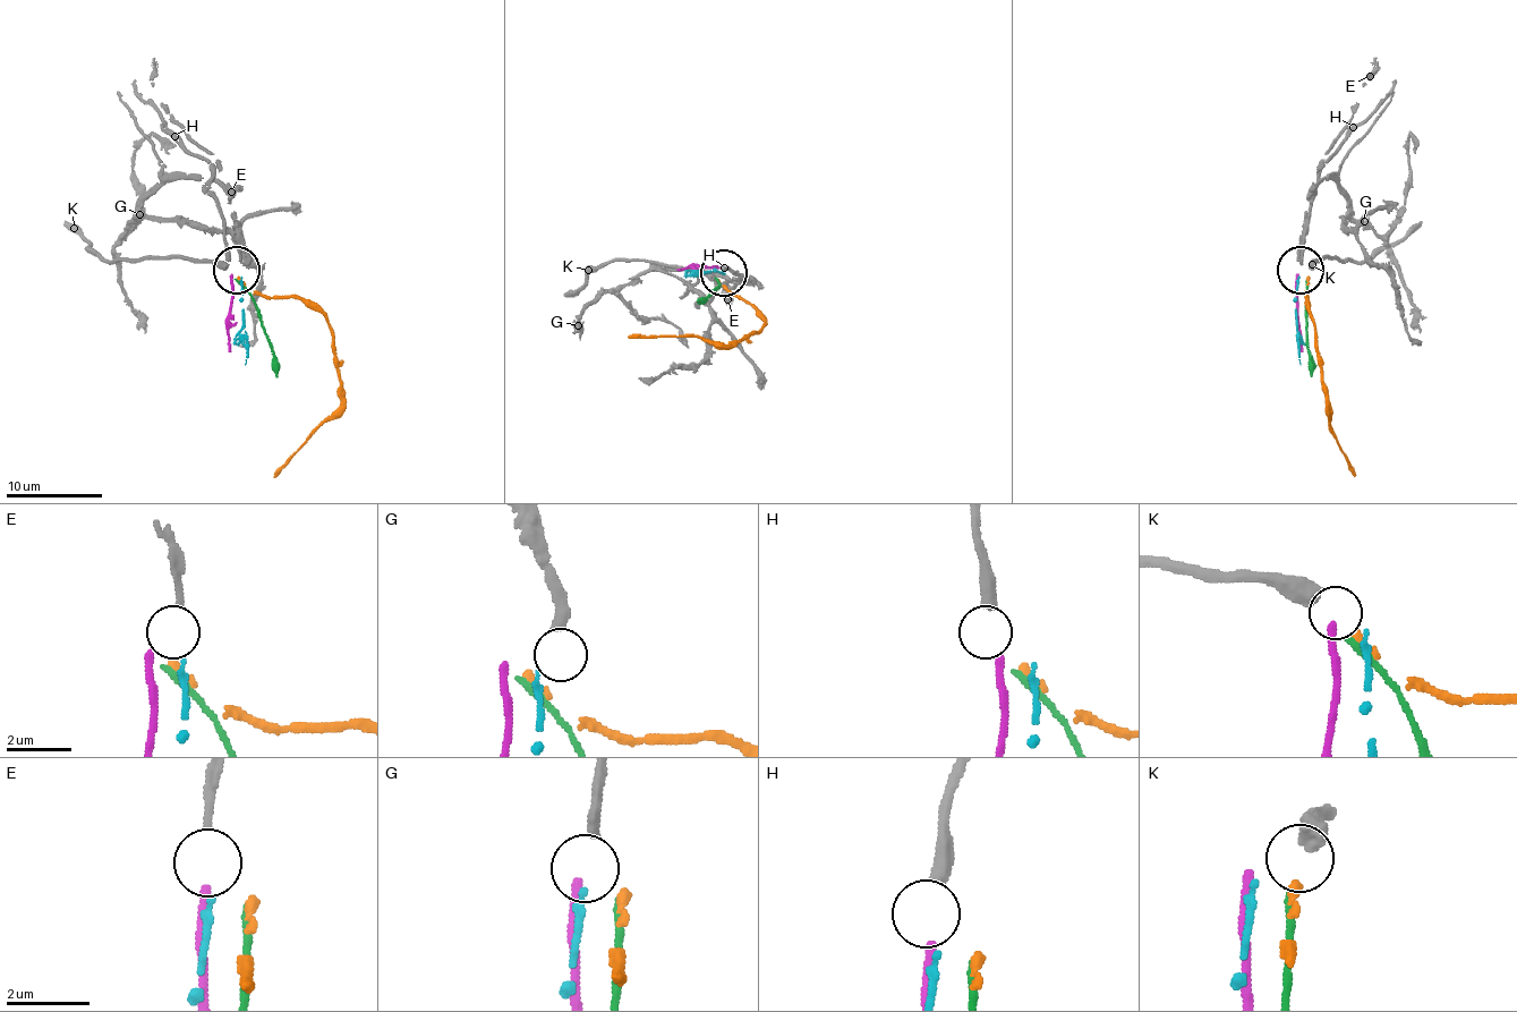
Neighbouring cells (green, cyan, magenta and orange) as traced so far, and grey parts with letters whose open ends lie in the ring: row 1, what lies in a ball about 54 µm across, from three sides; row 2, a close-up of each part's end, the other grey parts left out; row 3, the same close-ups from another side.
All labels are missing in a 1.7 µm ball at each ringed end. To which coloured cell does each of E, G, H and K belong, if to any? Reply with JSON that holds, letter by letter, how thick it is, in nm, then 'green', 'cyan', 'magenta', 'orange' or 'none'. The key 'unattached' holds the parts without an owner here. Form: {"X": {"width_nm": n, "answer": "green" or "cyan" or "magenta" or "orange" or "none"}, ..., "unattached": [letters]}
{"E": {"width_nm": 190, "answer": "cyan"}, "G": {"width_nm": 320, "answer": "none"}, "H": {"width_nm": 400, "answer": "magenta"}, "K": {"width_nm": 550, "answer": "orange"}, "unattached": ["G"]}

